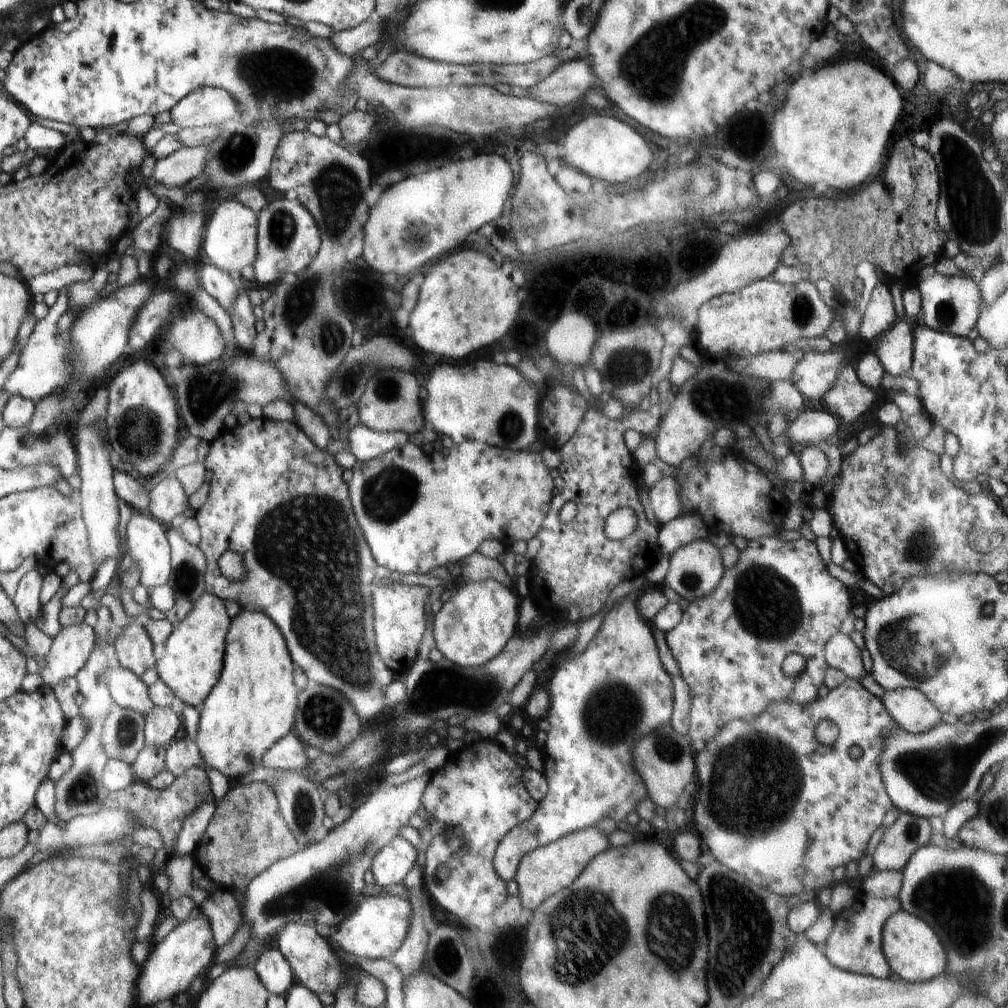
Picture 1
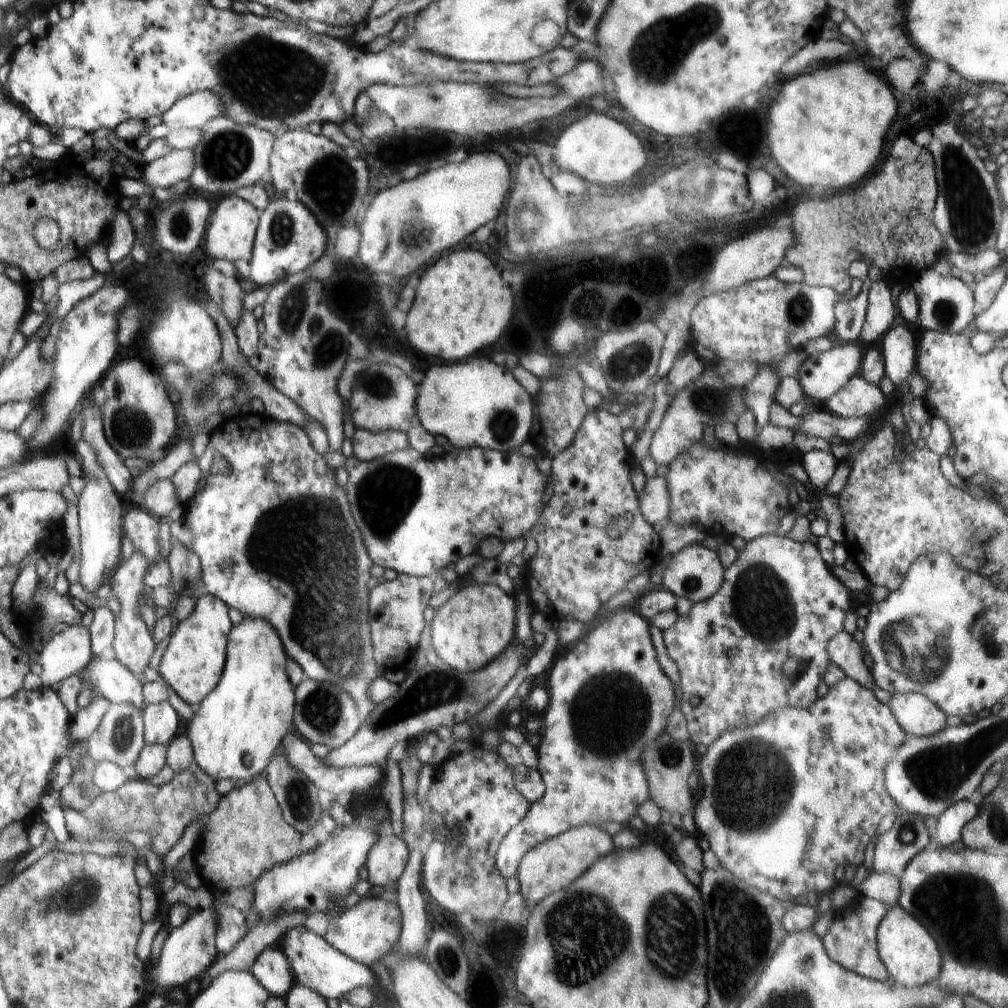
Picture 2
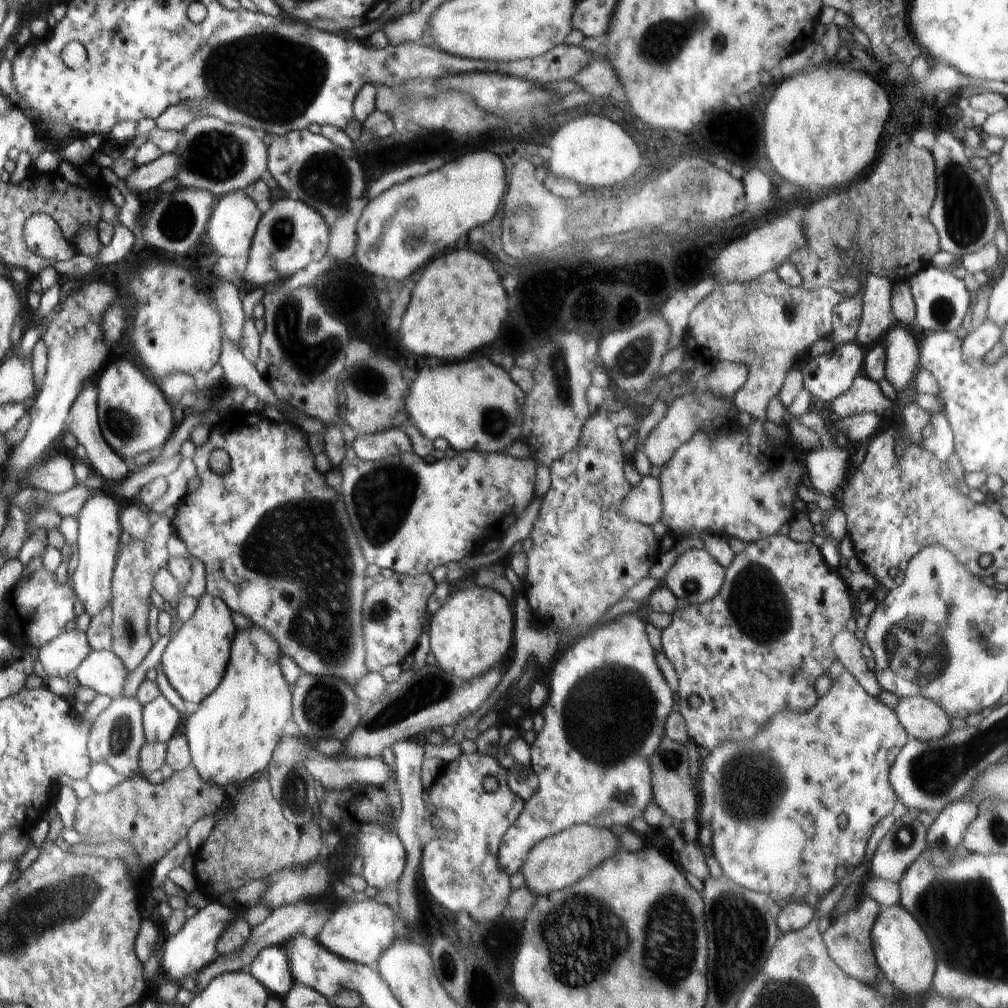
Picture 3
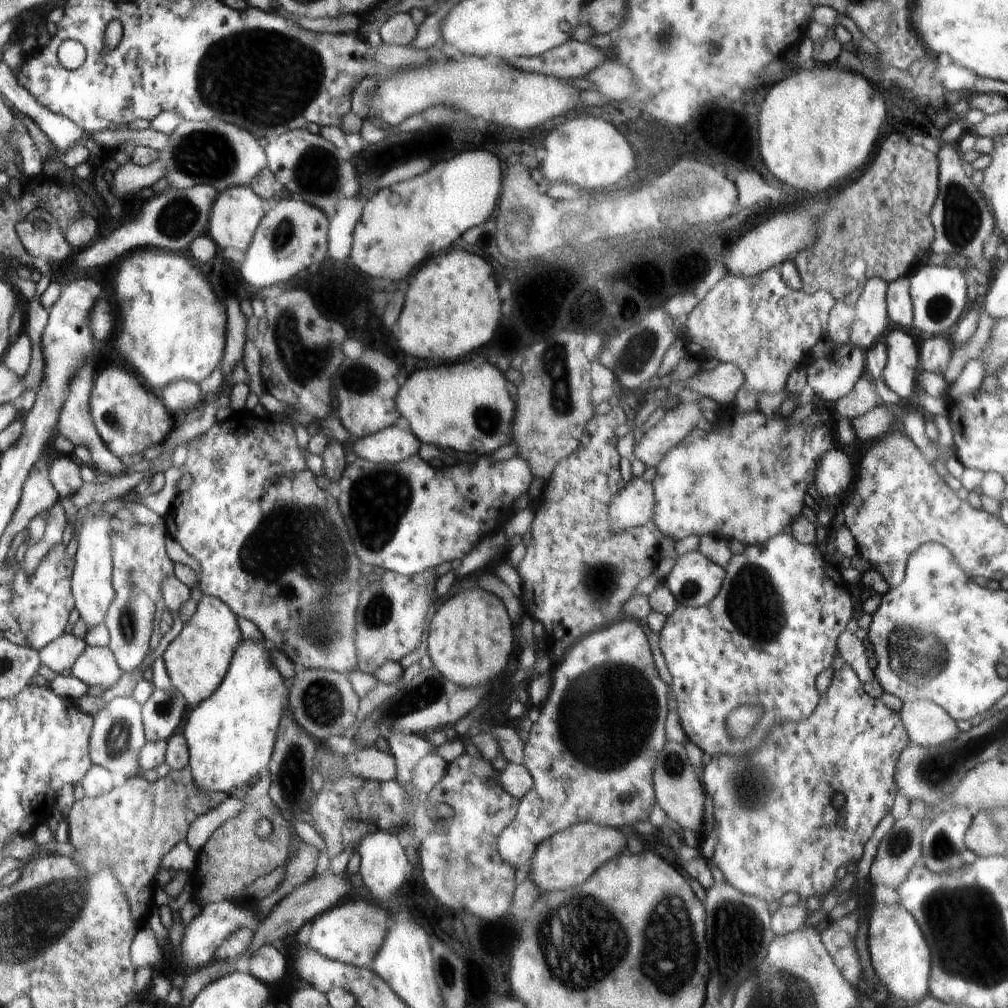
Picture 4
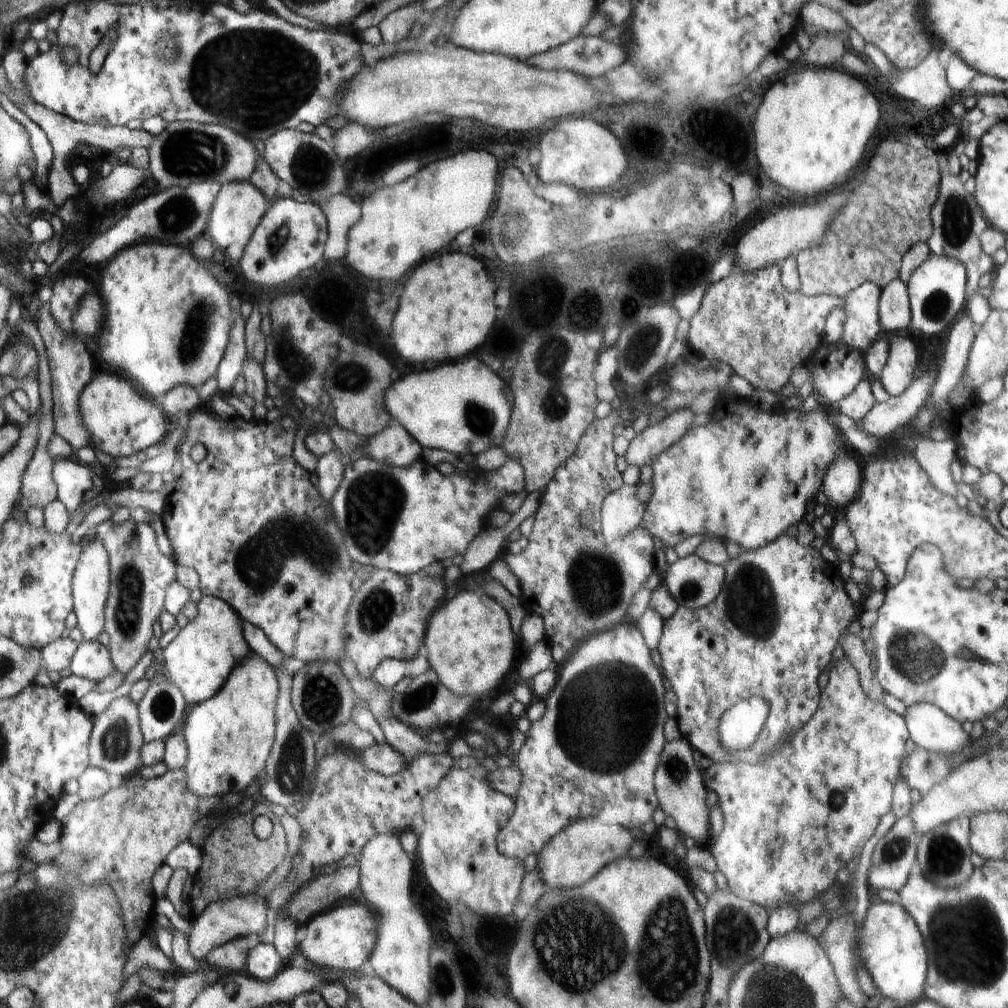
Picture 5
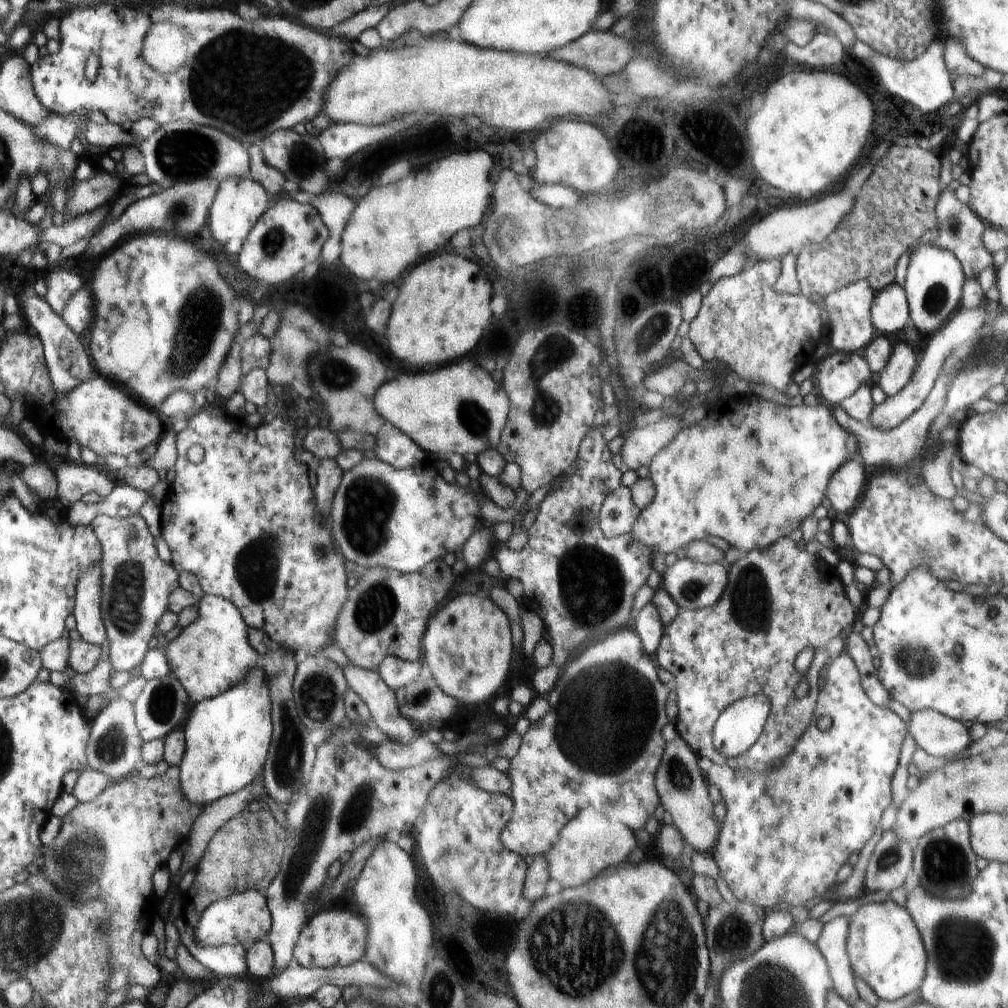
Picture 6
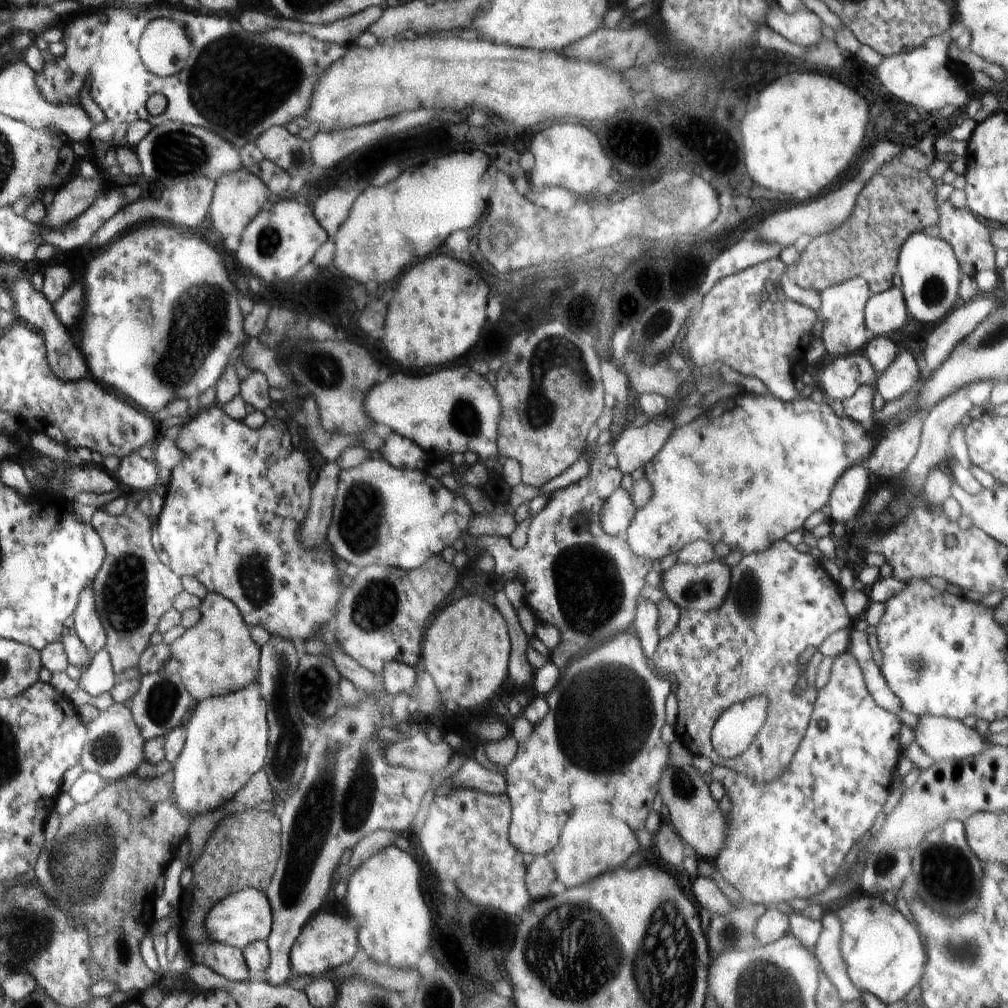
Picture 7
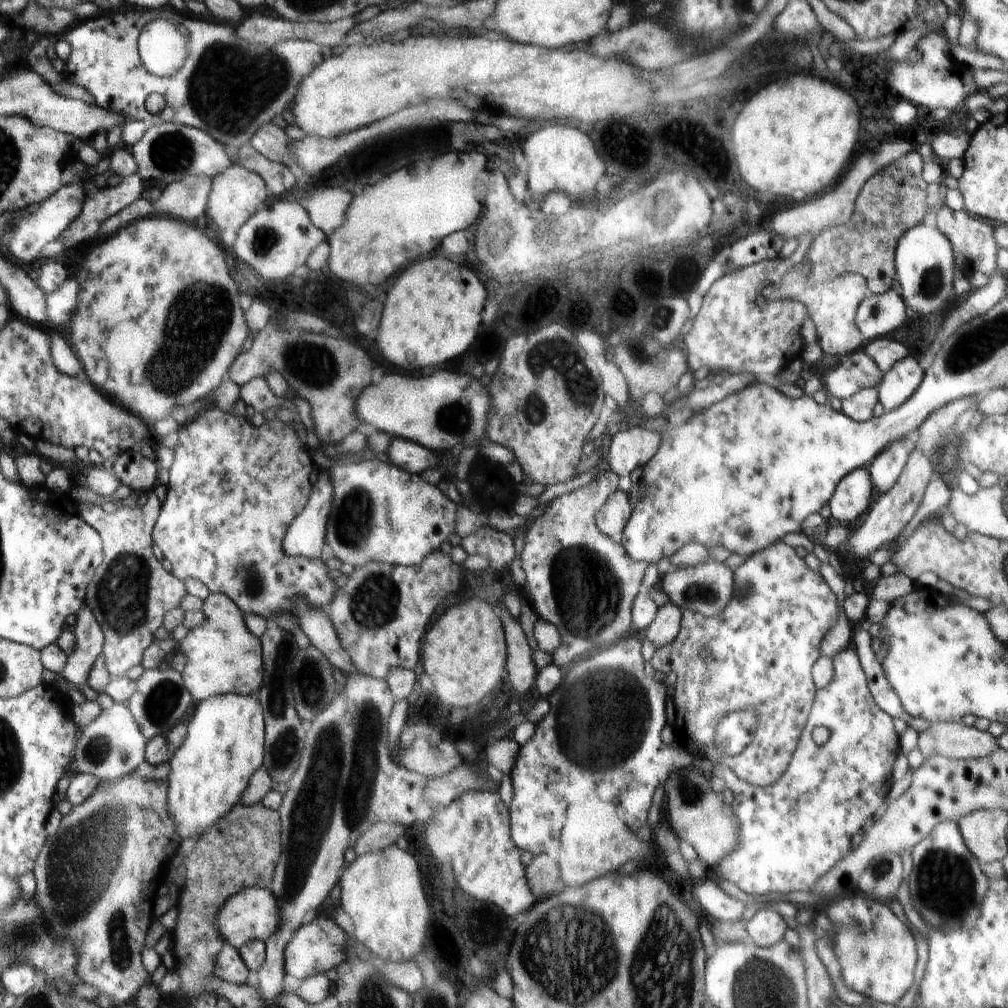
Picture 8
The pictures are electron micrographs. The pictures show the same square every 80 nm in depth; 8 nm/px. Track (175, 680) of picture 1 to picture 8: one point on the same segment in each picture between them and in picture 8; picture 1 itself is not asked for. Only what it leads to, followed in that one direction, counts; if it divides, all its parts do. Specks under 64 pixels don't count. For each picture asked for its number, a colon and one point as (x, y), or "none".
2: (194, 659)
3: (195, 661)
4: (198, 659)
5: (204, 653)
6: (209, 656)
7: (218, 655)
8: (222, 656)

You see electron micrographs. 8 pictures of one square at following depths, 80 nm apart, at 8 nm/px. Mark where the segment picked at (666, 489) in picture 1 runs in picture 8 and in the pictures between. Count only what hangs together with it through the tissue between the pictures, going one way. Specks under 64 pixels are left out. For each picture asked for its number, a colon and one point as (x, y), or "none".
2: (655, 503)
3: (643, 503)
4: (633, 506)
5: (621, 512)
6: (618, 513)
7: (617, 512)
8: (611, 519)

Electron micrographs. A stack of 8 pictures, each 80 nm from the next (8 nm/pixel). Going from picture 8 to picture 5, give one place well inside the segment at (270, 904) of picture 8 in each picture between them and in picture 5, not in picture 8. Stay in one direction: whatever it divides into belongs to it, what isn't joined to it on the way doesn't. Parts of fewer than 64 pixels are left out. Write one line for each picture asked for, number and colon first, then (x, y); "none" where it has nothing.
5: (221, 922)
6: (244, 916)
7: (247, 916)

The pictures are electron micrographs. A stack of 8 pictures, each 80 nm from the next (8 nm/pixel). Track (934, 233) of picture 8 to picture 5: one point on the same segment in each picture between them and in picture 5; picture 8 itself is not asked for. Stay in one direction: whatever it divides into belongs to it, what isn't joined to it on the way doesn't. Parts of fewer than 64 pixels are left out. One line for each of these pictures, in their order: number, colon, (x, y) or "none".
5: (936, 290)
6: (934, 283)
7: (928, 270)

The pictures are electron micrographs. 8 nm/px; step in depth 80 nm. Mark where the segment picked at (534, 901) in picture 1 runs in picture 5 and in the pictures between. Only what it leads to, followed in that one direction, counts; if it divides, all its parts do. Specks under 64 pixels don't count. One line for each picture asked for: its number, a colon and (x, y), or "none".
2: (552, 865)
3: (557, 861)
4: (567, 858)
5: (575, 854)

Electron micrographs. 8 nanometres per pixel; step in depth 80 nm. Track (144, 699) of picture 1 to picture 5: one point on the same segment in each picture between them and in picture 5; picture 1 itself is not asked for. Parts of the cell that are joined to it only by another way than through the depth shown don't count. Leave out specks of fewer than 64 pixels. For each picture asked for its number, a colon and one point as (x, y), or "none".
2: (111, 679)
3: (103, 671)
4: (96, 665)
5: (92, 660)

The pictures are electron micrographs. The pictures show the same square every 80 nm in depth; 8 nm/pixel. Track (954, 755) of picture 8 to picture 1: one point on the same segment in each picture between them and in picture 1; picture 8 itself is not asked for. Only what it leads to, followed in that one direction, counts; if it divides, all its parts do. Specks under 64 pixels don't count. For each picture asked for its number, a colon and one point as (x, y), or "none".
1: (909, 708)
2: (916, 715)
3: (922, 718)
4: (927, 724)
5: (929, 727)
6: (939, 735)
7: (940, 738)

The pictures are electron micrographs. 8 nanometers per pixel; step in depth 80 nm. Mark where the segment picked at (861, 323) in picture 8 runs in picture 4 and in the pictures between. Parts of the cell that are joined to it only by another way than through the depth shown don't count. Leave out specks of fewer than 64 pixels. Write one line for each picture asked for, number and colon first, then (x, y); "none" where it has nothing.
4: (899, 303)
5: (894, 308)
6: (890, 311)
7: (885, 312)

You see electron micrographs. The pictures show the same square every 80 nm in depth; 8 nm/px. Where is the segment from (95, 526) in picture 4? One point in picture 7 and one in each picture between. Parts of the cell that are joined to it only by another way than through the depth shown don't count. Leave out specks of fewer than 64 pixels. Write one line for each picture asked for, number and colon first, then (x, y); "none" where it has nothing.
5: (92, 580)
6: (87, 612)
7: (87, 624)

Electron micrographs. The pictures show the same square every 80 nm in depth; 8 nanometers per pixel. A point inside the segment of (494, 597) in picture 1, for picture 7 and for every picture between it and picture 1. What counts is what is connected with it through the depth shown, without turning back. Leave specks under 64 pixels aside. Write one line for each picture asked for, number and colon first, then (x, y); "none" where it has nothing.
2: (477, 623)
3: (472, 632)
4: (470, 641)
5: (471, 644)
6: (470, 663)
7: (467, 649)

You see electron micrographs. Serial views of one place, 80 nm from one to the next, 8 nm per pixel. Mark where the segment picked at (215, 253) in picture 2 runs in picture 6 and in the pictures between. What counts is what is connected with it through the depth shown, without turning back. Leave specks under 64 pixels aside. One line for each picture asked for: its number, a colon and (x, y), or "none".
3: (232, 224)
4: (236, 213)
5: (239, 206)
6: (239, 203)

